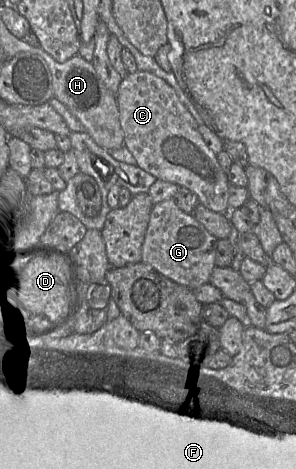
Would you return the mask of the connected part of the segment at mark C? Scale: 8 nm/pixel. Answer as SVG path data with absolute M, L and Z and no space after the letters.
M137 70L128 73L120 83L116 94L120 125L124 132L124 146L134 156L138 167L157 179L172 182L194 192L199 203L206 208L229 214L228 188L230 182L215 154L205 143L198 129L198 123L181 103L174 89L163 79L149 71Z

